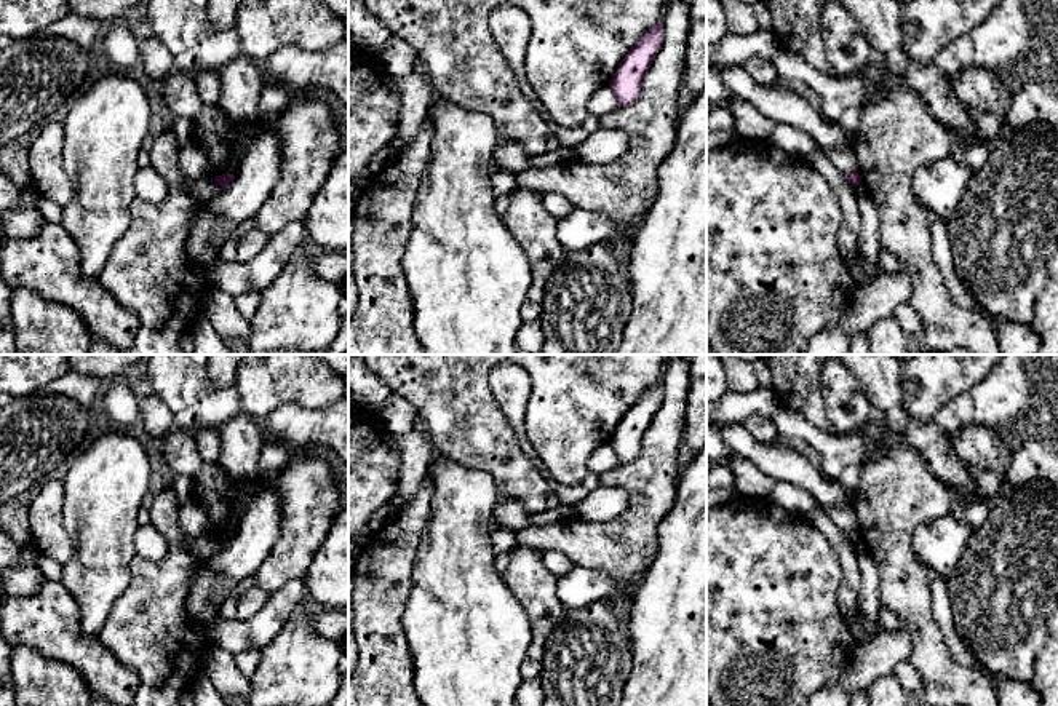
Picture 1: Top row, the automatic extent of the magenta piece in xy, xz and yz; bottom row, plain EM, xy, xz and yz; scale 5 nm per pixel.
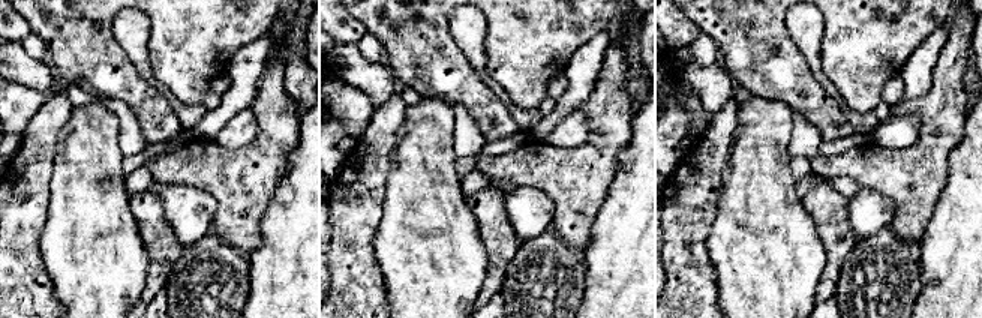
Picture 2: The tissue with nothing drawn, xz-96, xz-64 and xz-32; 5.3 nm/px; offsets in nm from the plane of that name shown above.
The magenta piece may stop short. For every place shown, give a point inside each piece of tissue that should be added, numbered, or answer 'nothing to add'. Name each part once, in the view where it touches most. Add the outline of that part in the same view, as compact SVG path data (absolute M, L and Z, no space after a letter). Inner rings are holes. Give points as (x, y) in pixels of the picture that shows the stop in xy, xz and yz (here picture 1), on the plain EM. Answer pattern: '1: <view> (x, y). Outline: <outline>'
nothing to add

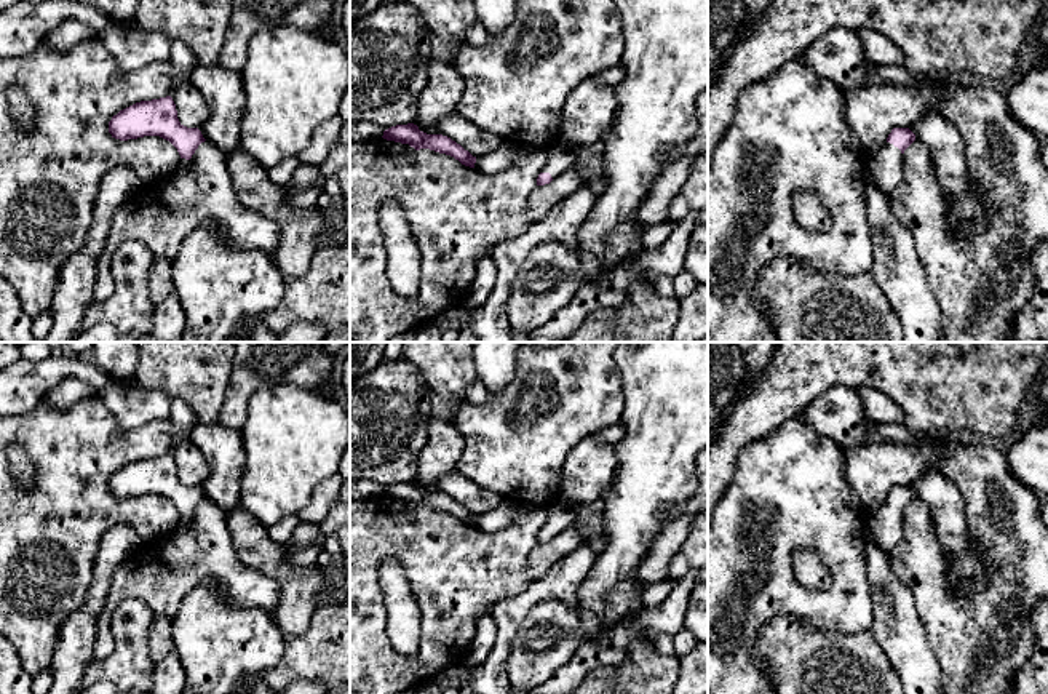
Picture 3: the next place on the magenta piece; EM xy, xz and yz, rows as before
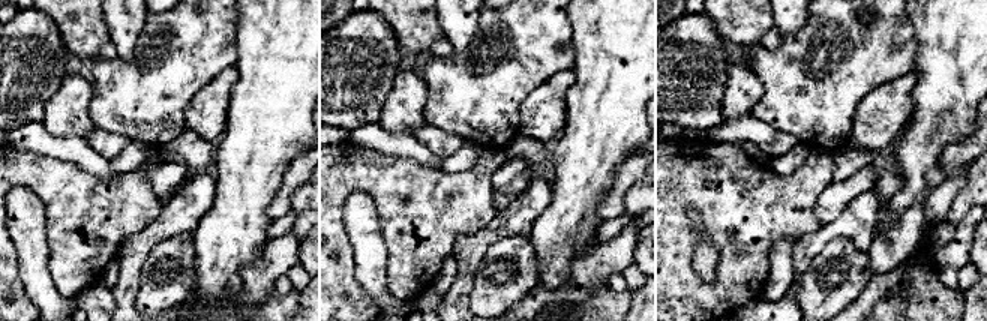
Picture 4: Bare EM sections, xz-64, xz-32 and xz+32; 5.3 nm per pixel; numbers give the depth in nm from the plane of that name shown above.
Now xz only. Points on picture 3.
1: xz (558, 518). Outline: M551 504L546 507L546 518L542 531L550 531L554 537L567 528L572 528L575 524L577 517L577 512Z

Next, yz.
1: yz (885, 523). Outline: M885 501L867 515L866 523L883 552L890 553L899 544L903 537L903 512L893 502Z

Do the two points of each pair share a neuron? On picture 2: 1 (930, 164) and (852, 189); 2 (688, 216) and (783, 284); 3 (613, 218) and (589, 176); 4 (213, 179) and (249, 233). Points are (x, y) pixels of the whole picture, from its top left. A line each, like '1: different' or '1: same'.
1: different
2: different
3: different
4: same

